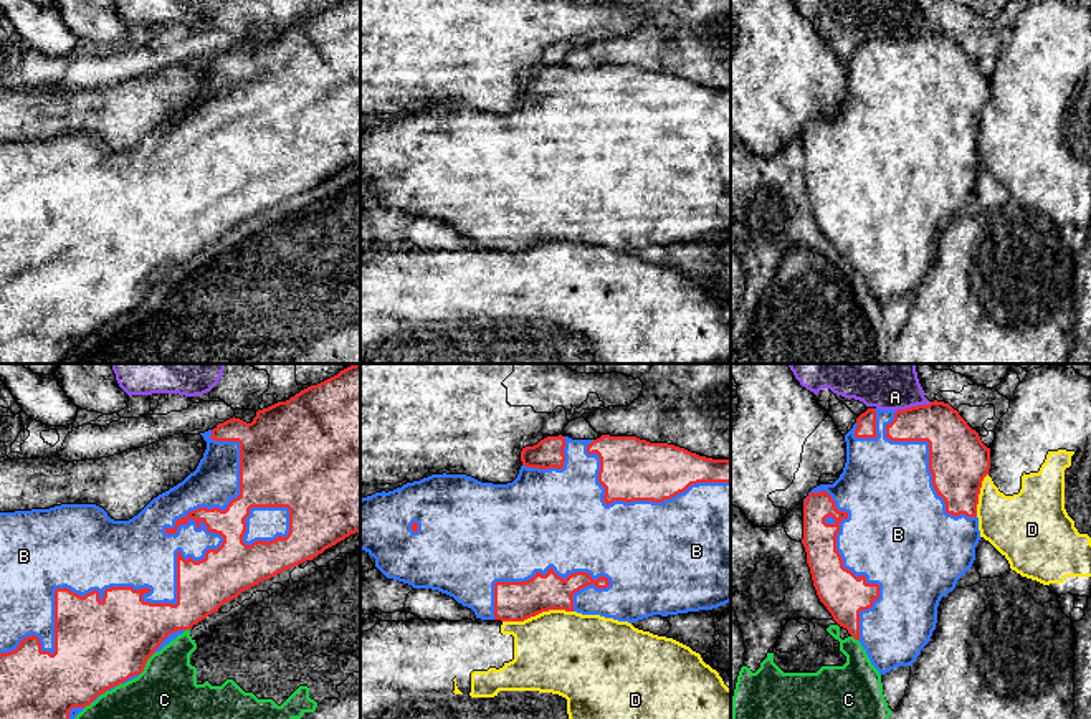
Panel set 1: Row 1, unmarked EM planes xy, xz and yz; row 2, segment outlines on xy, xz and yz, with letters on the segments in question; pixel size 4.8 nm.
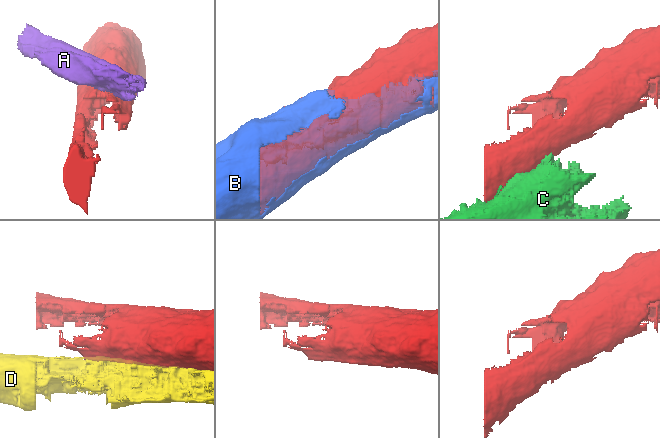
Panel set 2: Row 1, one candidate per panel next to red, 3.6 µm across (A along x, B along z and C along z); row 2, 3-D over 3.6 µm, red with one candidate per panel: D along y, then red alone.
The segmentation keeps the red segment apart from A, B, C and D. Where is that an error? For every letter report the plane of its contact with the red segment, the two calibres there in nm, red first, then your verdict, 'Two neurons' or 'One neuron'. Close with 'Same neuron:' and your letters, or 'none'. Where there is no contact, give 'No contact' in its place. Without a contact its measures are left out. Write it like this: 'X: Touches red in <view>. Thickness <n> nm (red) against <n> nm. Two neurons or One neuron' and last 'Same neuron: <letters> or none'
A: Touches red in yz. Thickness 220 nm (red) against 360 nm. Two neurons
B: Touches red in xy. Thickness 360 nm (red) against 300 nm. One neuron
C: Touches red in xy. Thickness 440 nm (red) against 300 nm. Two neurons
D: Touches red in xz. Thickness 190 nm (red) against 420 nm. Two neurons
Same neuron: B

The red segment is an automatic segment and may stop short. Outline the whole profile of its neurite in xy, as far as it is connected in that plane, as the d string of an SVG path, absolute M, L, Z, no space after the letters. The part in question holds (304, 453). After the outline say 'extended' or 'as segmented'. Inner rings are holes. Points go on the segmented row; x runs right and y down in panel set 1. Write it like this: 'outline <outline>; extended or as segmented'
outline M360 364L311 385L286 402L258 410L251 423L230 418L200 433L207 450L197 469L154 498L129 521L114 521L96 504L0 512L0 719L74 719L106 691L137 678L147 659L241 592L360 532Z; extended

